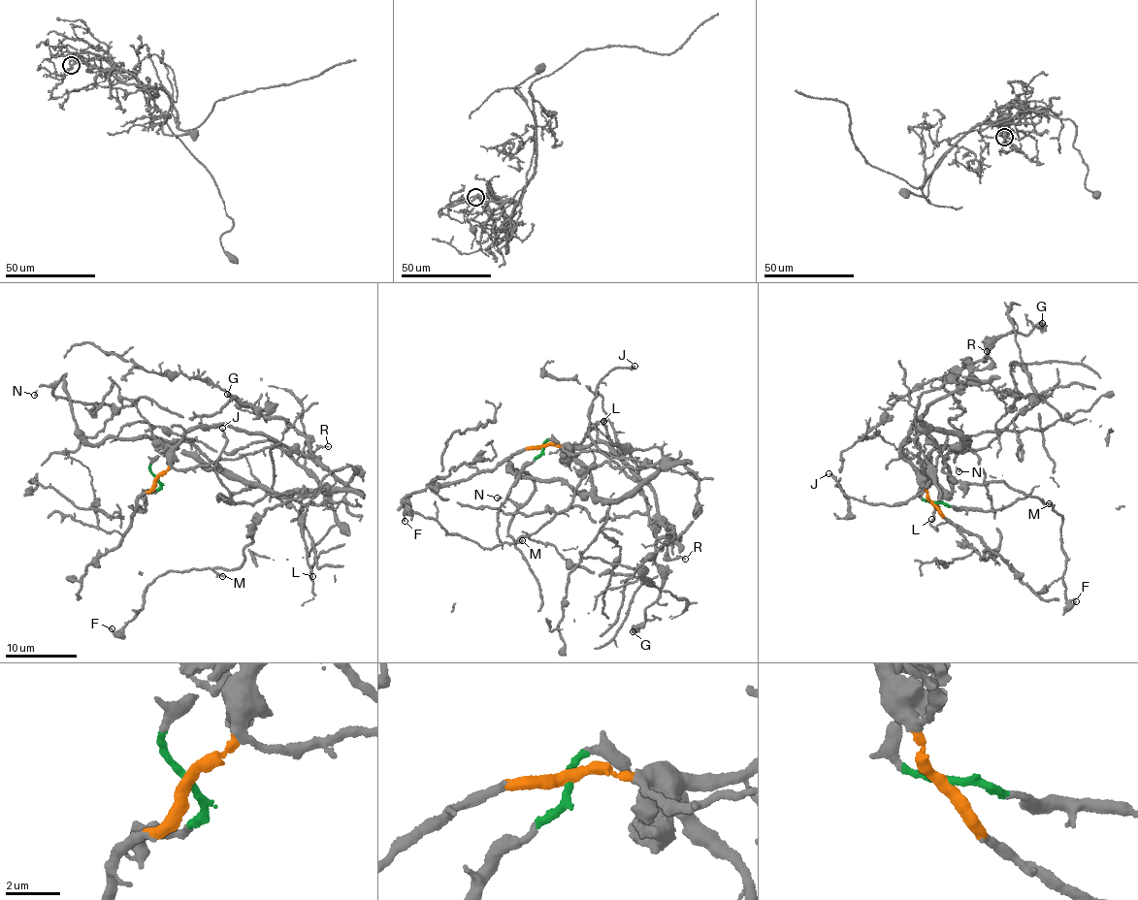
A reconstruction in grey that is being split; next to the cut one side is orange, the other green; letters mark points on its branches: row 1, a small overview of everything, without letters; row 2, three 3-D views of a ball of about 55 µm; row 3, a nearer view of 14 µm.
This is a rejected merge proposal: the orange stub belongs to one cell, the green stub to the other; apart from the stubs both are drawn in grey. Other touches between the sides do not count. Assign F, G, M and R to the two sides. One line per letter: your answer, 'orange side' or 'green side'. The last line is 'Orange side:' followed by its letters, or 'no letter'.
F: orange side
G: orange side
M: orange side
R: orange side
Orange side: F, G, M, R

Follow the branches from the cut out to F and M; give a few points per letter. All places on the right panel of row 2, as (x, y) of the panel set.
F: (933, 503), (902, 446), (979, 379), (921, 393), (918, 429), (953, 477), (1063, 518), (1076, 600)
M: (933, 503), (902, 446), (935, 401), (981, 381), (961, 376), (921, 394), (916, 424), (944, 469), (1050, 504)

